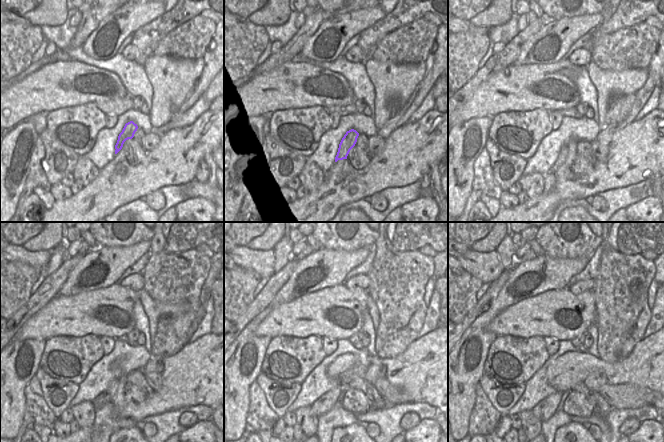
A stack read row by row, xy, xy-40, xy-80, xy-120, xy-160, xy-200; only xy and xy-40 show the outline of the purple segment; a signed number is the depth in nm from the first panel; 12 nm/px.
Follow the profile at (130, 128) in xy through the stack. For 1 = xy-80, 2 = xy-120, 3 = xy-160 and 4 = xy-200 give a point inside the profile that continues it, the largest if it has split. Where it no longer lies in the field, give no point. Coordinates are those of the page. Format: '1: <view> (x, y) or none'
1: xy-80 (568, 152)
2: xy-120 (116, 387)
3: xy-160 (323, 405)
4: xy-200 (546, 408)

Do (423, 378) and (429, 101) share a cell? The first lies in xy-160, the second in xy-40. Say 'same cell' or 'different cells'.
different cells

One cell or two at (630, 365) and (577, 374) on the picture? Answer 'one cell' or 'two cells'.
one cell

